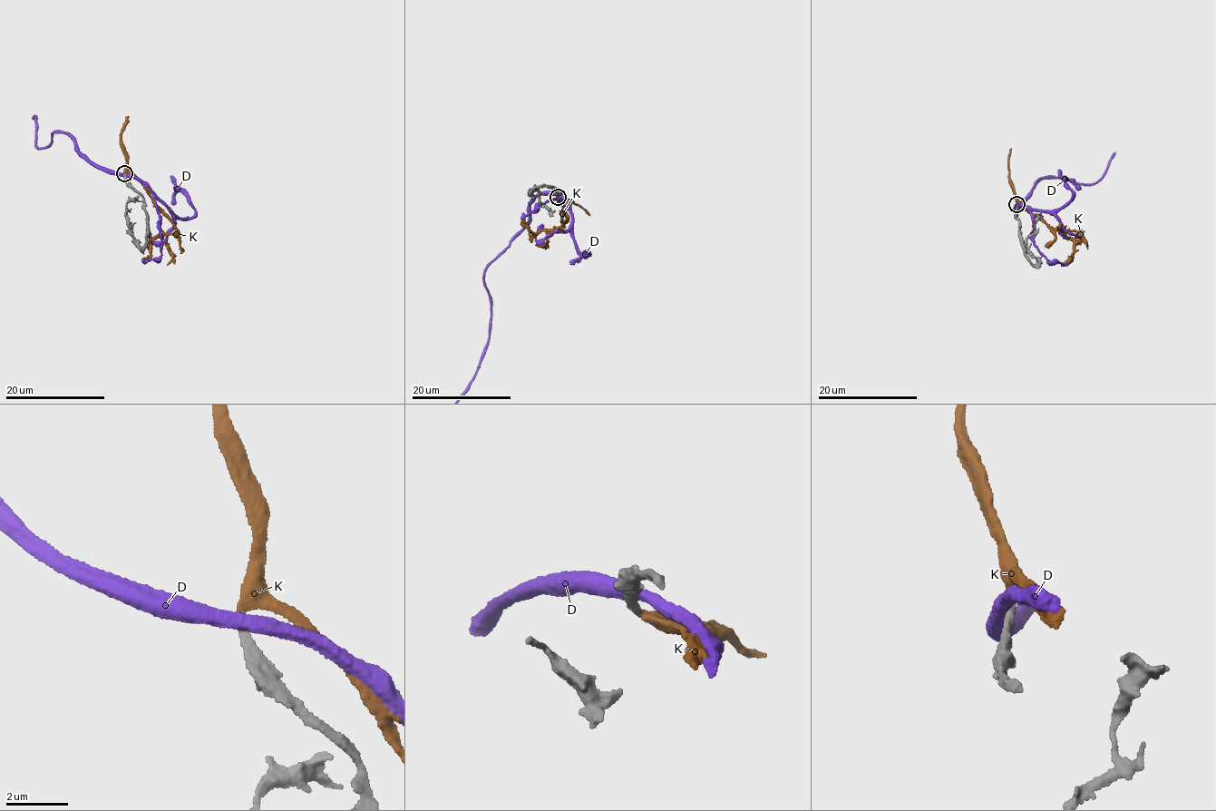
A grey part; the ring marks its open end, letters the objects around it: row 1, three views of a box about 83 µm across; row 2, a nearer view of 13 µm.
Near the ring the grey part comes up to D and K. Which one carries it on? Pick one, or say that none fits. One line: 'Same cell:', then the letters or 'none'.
Same cell: K

